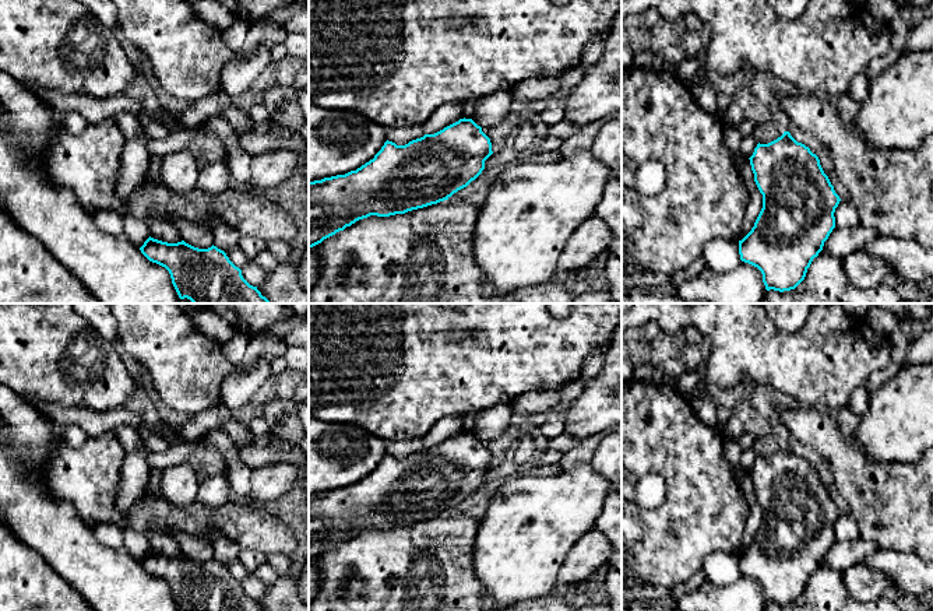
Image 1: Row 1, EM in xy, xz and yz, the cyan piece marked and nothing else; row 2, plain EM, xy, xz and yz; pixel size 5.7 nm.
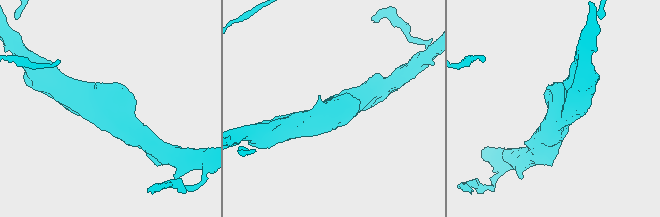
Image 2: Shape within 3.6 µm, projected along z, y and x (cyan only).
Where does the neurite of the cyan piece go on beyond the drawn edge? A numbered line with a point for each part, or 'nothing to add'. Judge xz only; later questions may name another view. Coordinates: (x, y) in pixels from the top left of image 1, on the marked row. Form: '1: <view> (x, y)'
nothing to add

